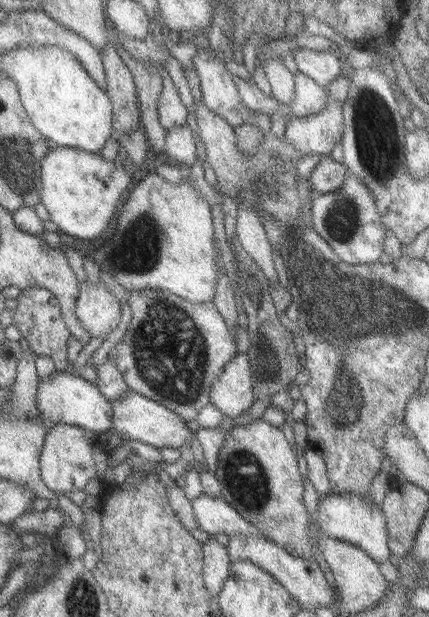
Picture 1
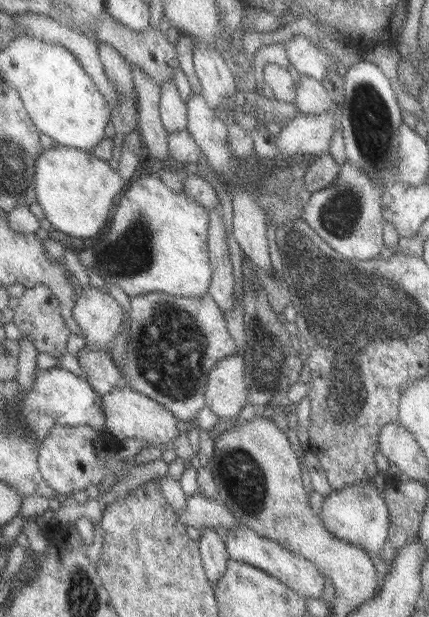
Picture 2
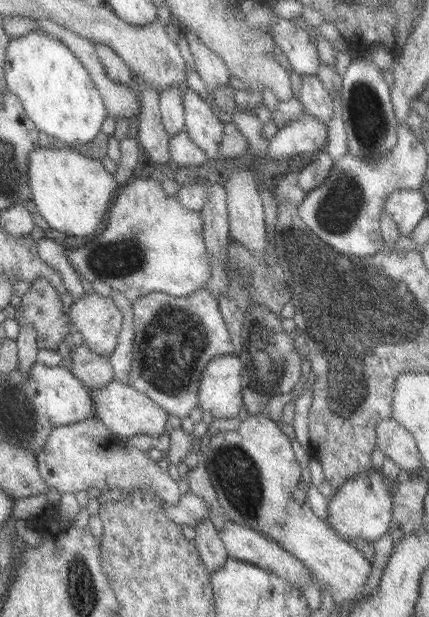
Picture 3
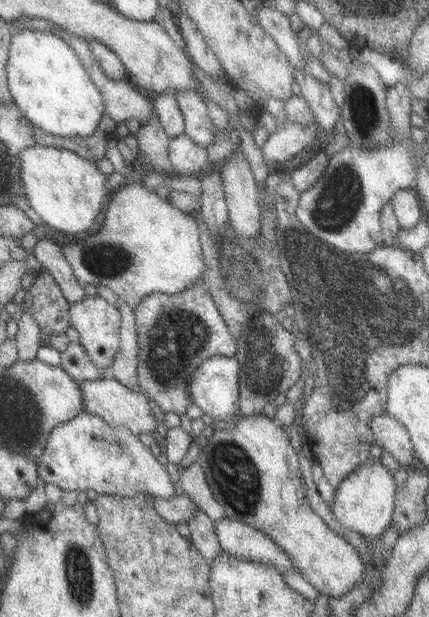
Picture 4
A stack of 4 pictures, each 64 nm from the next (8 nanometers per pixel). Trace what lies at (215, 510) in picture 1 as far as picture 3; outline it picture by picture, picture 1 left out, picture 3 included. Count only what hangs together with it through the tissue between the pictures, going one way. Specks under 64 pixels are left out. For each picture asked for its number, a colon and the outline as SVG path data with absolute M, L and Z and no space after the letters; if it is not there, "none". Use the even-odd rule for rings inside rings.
2: M193 494L187 496L185 500L185 508L181 512L175 512L179 522L185 524L185 528L193 526L193 528L237 528L239 520L233 516L233 512L229 508L225 508L223 502L219 500L209 500L205 496Z
3: M181 494L177 504L163 504L165 514L171 518L171 522L179 526L197 526L201 520L209 520L211 512L209 506L197 498L195 494Z

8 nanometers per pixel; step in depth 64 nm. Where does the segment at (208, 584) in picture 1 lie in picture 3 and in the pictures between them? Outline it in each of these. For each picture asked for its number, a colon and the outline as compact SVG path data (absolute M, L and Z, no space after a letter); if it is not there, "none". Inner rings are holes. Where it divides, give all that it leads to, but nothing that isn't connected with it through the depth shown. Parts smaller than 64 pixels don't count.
2: M201 528L201 538L197 542L199 542L199 554L201 554L205 578L211 582L211 586L215 586L219 578L223 576L229 562L225 544L211 528Z
3: M201 520L195 528L195 548L199 552L199 558L203 560L205 568L211 572L219 570L219 566L223 566L223 562L227 560L225 556L225 546L221 542L219 532L213 528L211 520Z

